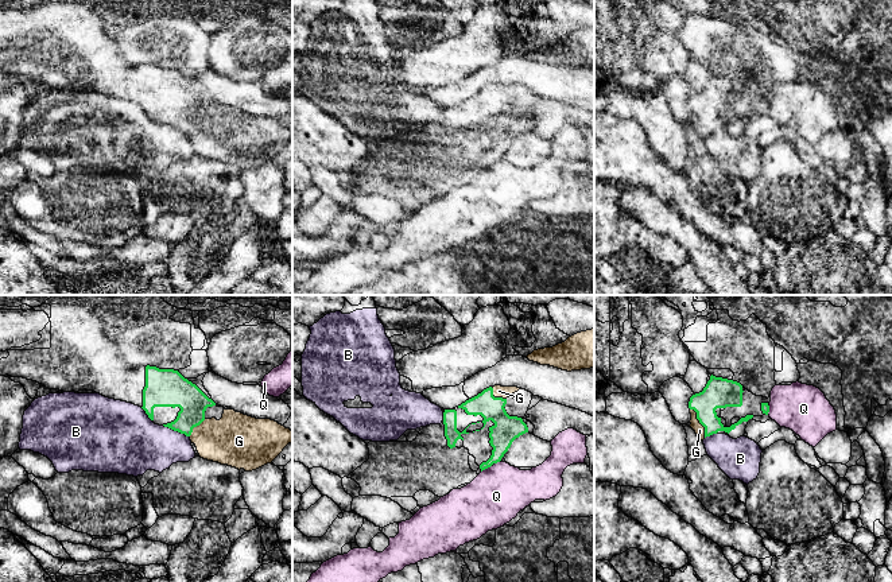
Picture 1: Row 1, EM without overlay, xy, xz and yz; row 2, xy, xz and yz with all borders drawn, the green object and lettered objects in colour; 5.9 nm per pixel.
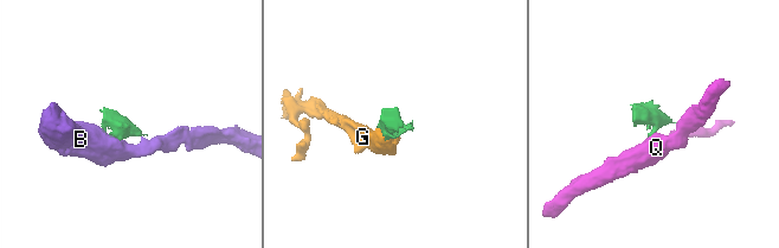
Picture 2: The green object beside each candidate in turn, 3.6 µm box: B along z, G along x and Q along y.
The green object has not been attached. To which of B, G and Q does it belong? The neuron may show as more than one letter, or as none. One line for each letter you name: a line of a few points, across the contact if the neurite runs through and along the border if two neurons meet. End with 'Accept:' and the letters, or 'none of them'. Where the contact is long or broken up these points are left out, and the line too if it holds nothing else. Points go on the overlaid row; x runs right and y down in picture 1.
Accept: G

